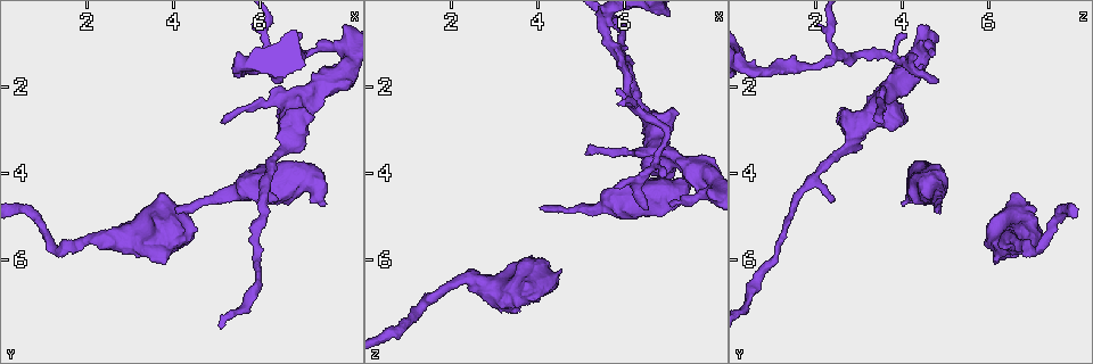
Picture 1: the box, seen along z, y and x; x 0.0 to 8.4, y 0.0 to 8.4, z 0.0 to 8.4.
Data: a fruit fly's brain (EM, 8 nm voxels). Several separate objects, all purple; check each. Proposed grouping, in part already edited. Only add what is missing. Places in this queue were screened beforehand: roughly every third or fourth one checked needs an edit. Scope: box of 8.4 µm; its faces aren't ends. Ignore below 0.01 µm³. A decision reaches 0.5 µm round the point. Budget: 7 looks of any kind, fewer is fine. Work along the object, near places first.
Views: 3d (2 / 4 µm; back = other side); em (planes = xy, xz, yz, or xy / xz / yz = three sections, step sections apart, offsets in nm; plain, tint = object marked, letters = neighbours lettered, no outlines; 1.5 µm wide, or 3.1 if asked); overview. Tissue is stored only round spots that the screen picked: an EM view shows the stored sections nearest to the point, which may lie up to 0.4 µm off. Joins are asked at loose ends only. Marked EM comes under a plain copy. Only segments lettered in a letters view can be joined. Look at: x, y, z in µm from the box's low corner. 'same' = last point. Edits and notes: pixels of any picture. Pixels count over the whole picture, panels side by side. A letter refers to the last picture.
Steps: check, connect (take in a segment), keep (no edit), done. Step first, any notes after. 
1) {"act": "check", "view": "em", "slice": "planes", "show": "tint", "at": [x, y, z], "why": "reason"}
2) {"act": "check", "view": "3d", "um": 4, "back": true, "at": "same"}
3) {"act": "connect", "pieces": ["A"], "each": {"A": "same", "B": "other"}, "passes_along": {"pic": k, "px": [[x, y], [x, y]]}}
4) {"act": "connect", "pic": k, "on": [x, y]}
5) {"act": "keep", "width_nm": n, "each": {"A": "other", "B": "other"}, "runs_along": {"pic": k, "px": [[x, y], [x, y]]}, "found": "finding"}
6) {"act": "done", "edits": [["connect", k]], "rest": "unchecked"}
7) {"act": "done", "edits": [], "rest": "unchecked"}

{"act": "check", "view": "em", "slice": "xy", "step": 4, "show": "tint", "at": [4.10, 4.90, 4.85], "why": "an open end"}

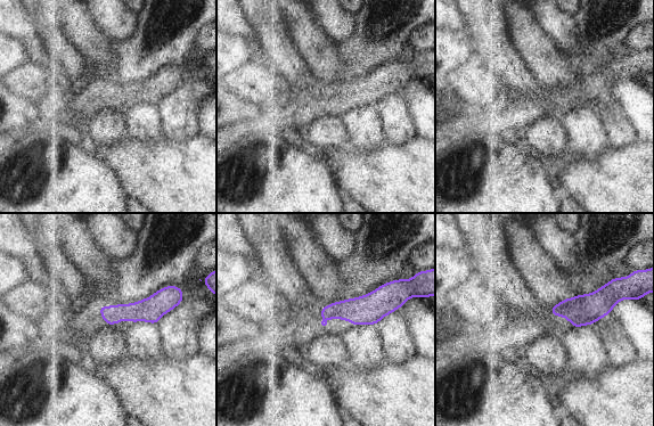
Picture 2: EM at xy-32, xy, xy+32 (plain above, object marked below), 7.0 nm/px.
{"act": "check", "view": "em", "slice": "planes", "show": "letters", "at": "same"}

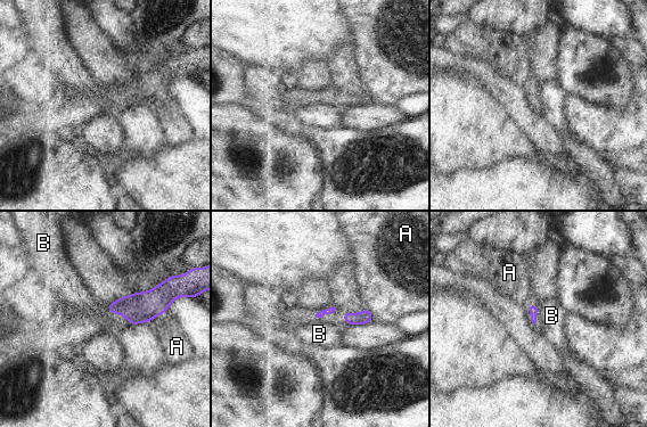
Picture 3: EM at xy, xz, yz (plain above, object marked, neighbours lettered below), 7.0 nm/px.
{"act": "keep", "longest_contact_nm": ["A", 120], "each": {"A": "other", "B": "other"}, "found": "no lettered segment goes on from it"}

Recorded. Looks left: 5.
{"act": "check", "view": "3d", "um": 4, "at": [6.55, 1.90, 4.85], "why": "free end"}

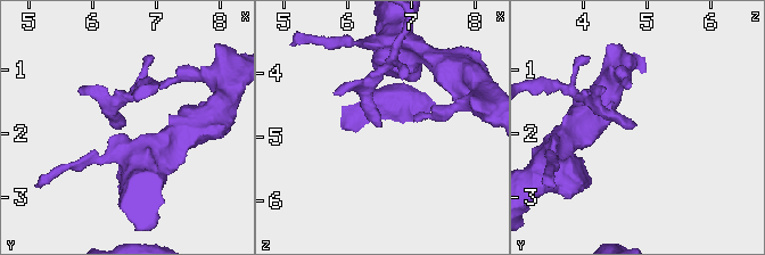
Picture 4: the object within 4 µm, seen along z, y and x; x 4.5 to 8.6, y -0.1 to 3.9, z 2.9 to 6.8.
{"act": "check", "view": "em", "slice": "xy", "step": 8, "show": "tint", "at": [6.50, 1.85, 4.85]}

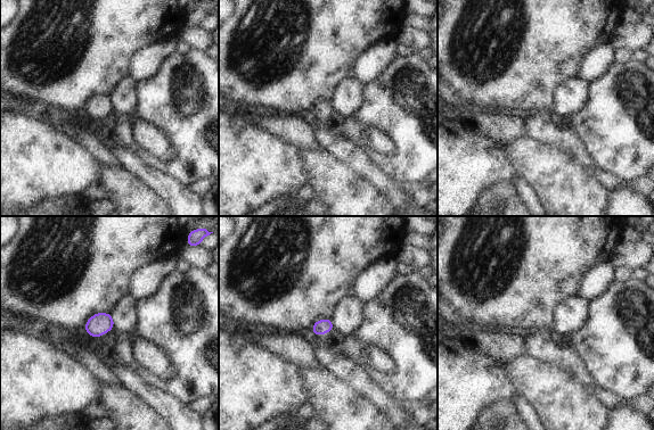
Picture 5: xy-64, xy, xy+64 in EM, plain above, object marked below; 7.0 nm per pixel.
{"act": "check", "view": "em", "slice": "planes", "show": "letters", "at": "same", "why": "cut it another way"}

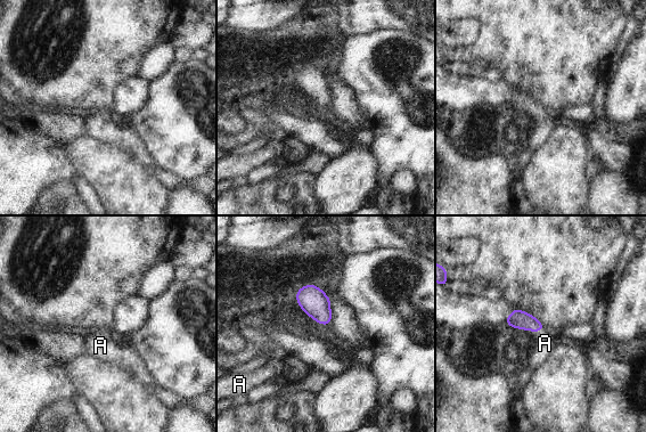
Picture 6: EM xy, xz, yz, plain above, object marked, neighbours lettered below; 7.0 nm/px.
{"act": "connect", "pieces": ["A"], "longest_contact_nm": ["A", 70], "each": {"A": "same"}, "passes_along": {"pic": 6, "px": [[520, 319], [540, 329], [545, 343]]}, "found": "the neuron continues"}

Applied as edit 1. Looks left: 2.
{"act": "done", "edits": [["connect", 6]], "rest": "unchecked"}

